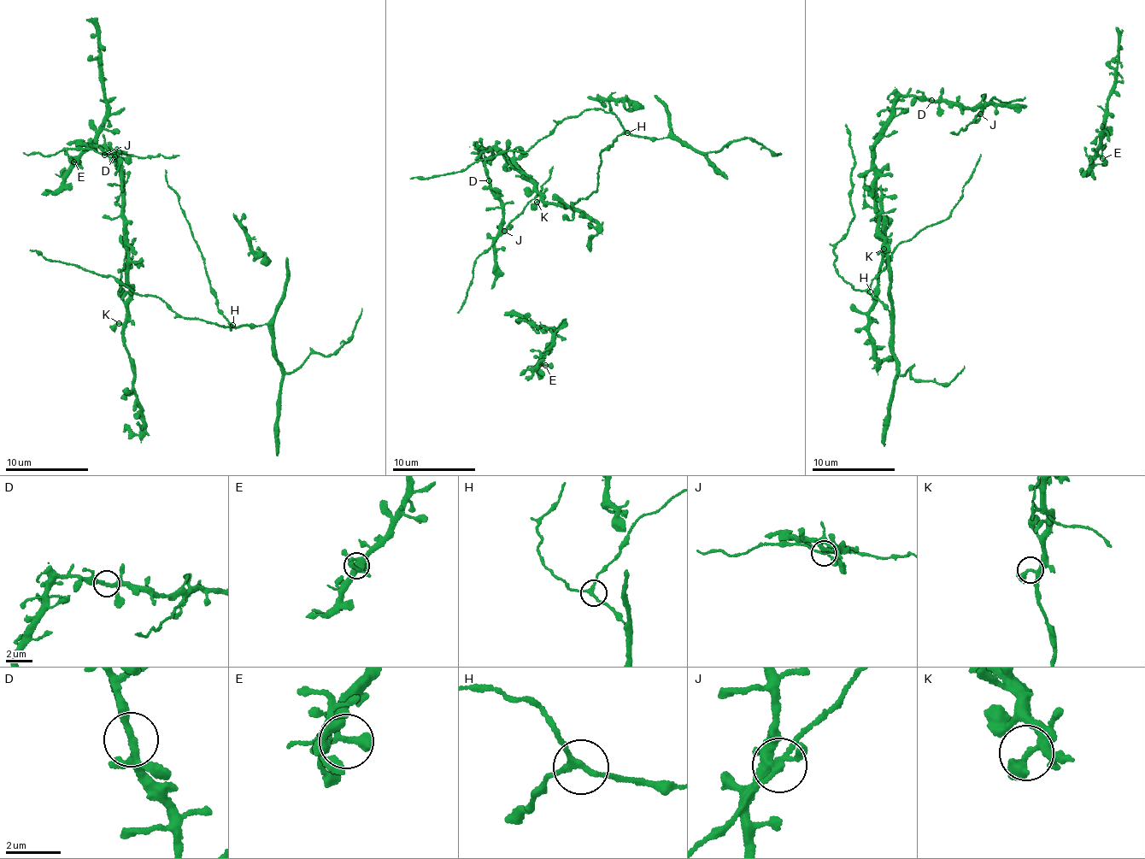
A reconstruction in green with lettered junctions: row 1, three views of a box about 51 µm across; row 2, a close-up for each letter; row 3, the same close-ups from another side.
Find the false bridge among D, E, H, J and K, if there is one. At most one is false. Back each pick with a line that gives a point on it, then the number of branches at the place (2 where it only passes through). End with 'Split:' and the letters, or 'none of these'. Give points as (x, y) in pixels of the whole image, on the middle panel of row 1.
Split: none of these

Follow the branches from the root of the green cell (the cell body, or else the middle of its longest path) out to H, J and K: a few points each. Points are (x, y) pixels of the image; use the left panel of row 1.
H: (125, 233), (127, 279), (120, 283), (120, 276), (136, 294), (157, 297), (181, 316), (232, 325)
J: (125, 233), (123, 197), (118, 168), (120, 162), (111, 150), (115, 152), (113, 150), (104, 154)
K: (125, 233), (127, 238), (128, 317), (119, 323)

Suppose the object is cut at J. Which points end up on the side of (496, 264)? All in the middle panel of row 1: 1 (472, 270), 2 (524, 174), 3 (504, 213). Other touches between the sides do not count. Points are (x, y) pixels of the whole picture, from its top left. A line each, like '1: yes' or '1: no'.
1: no
2: yes
3: yes

